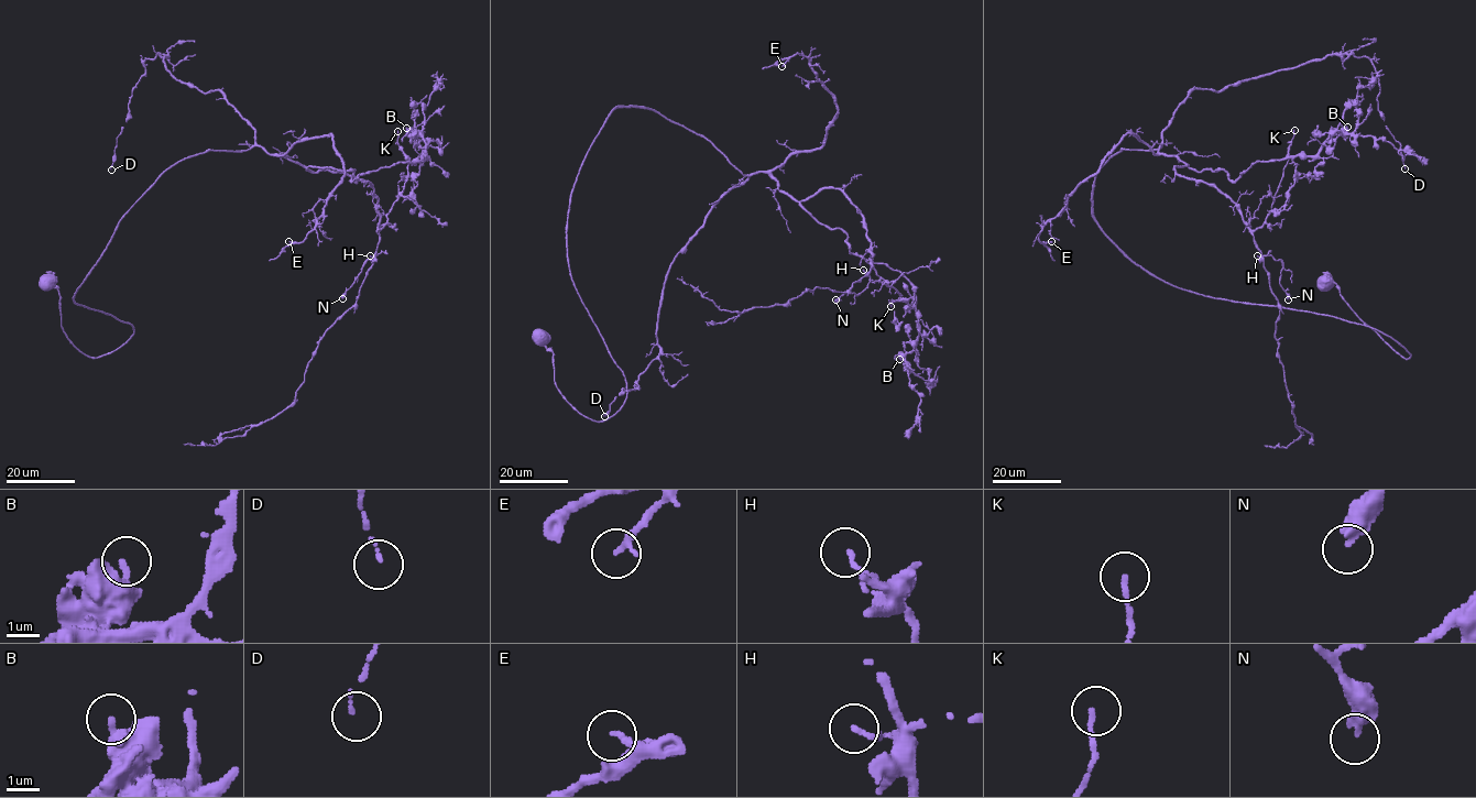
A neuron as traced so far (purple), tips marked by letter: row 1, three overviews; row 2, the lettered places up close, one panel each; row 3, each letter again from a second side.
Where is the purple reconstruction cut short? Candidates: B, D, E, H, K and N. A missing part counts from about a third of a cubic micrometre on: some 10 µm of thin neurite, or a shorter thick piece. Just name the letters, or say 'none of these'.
none of these

